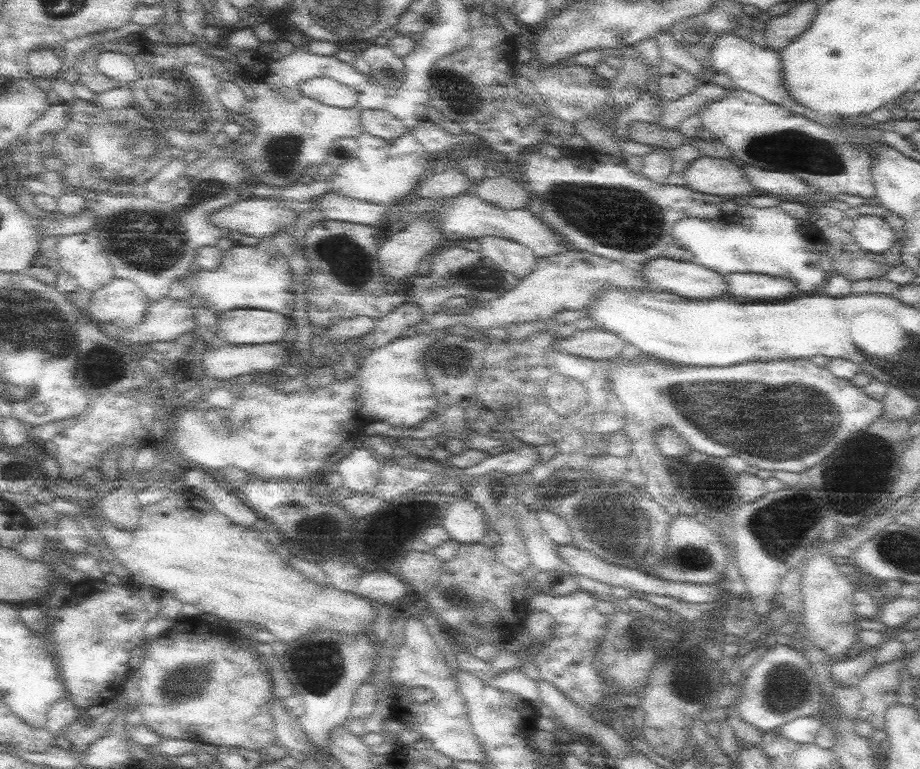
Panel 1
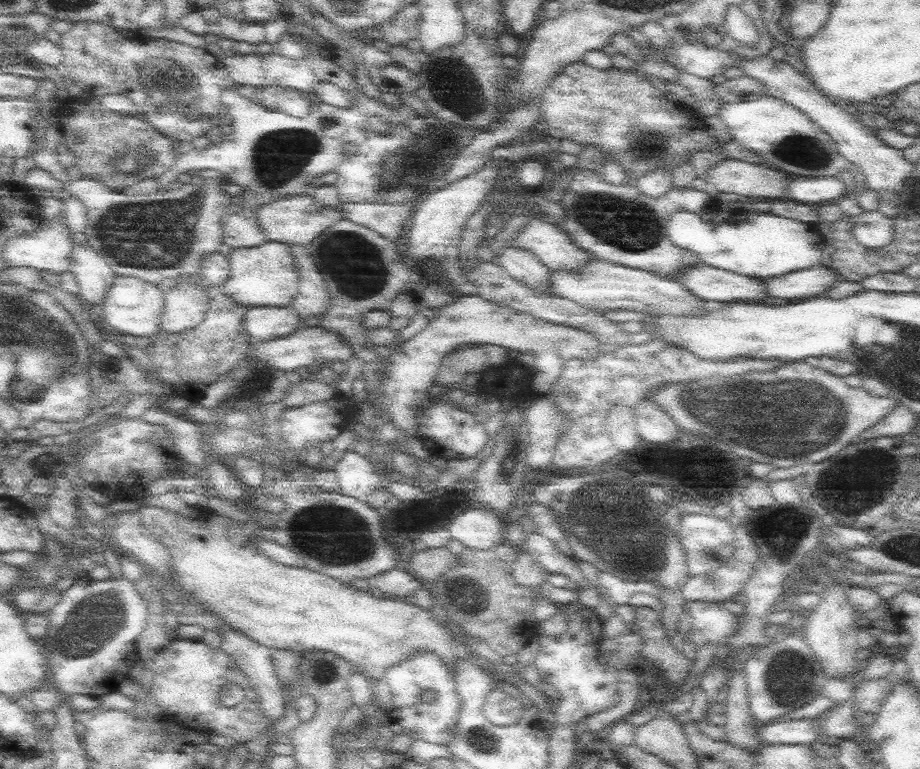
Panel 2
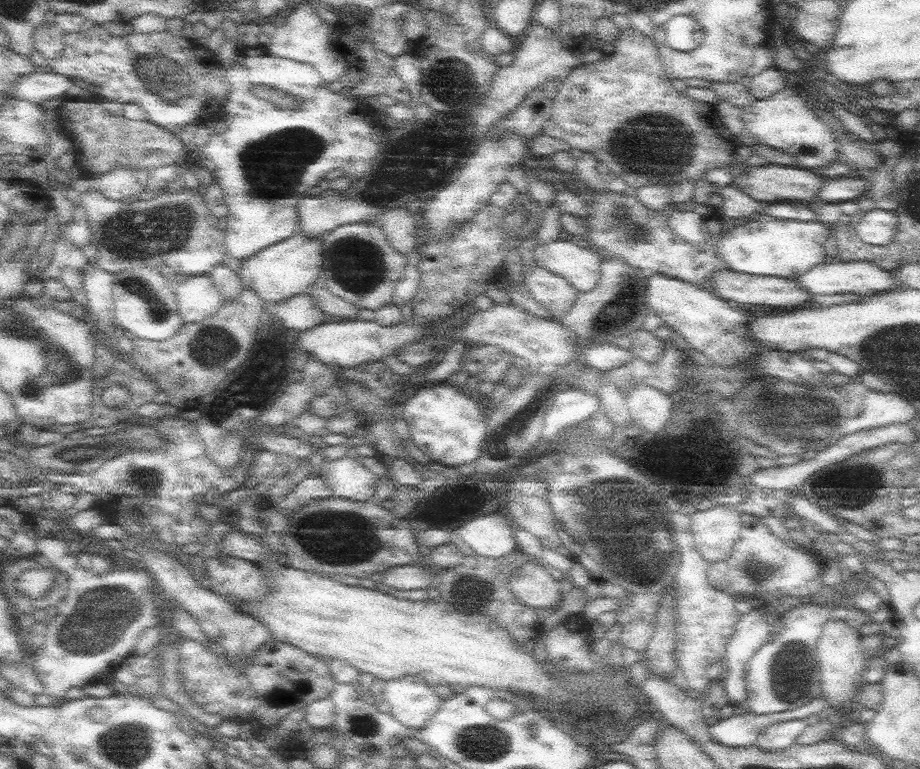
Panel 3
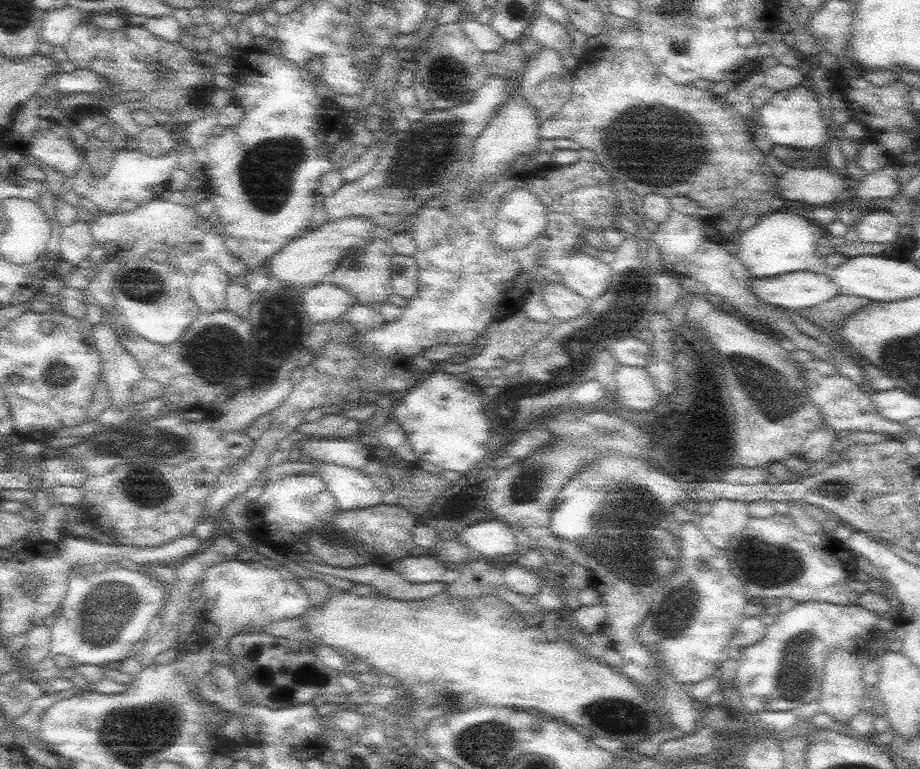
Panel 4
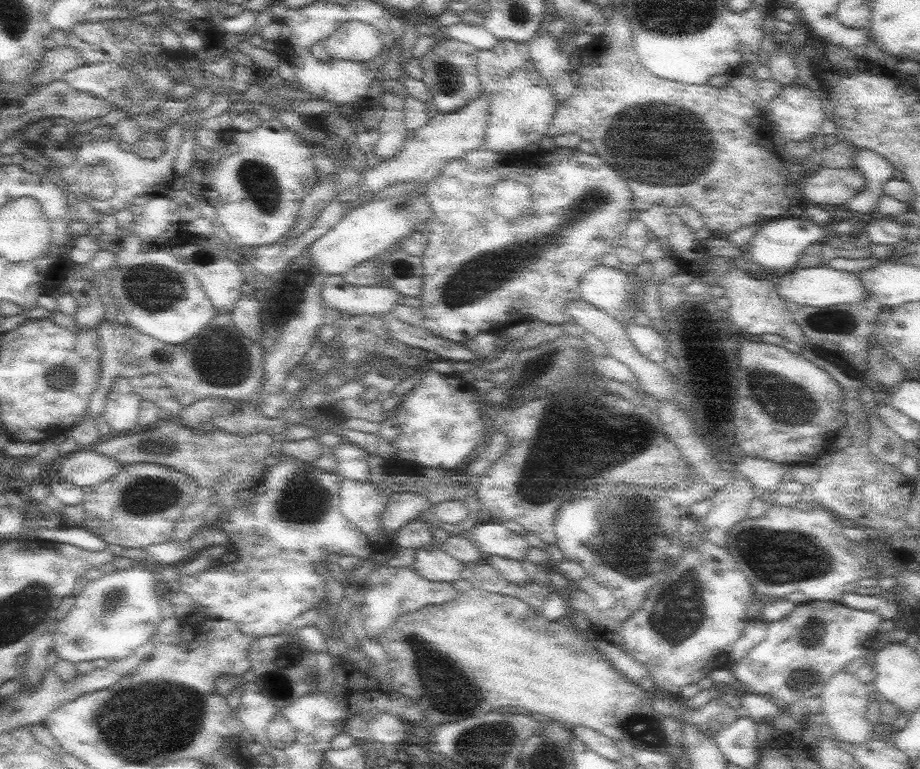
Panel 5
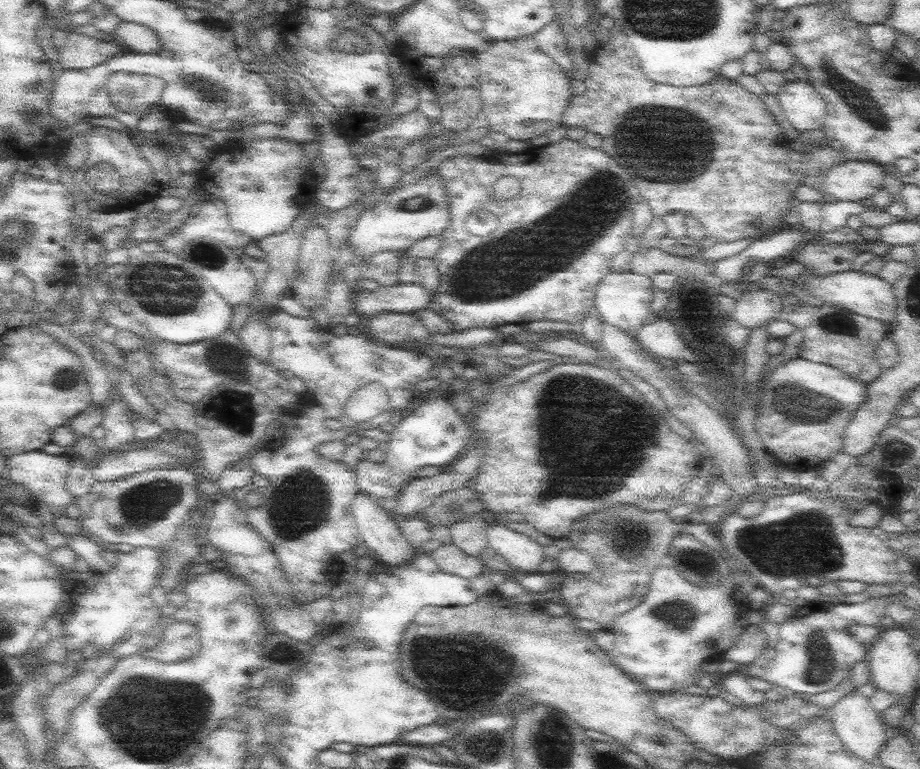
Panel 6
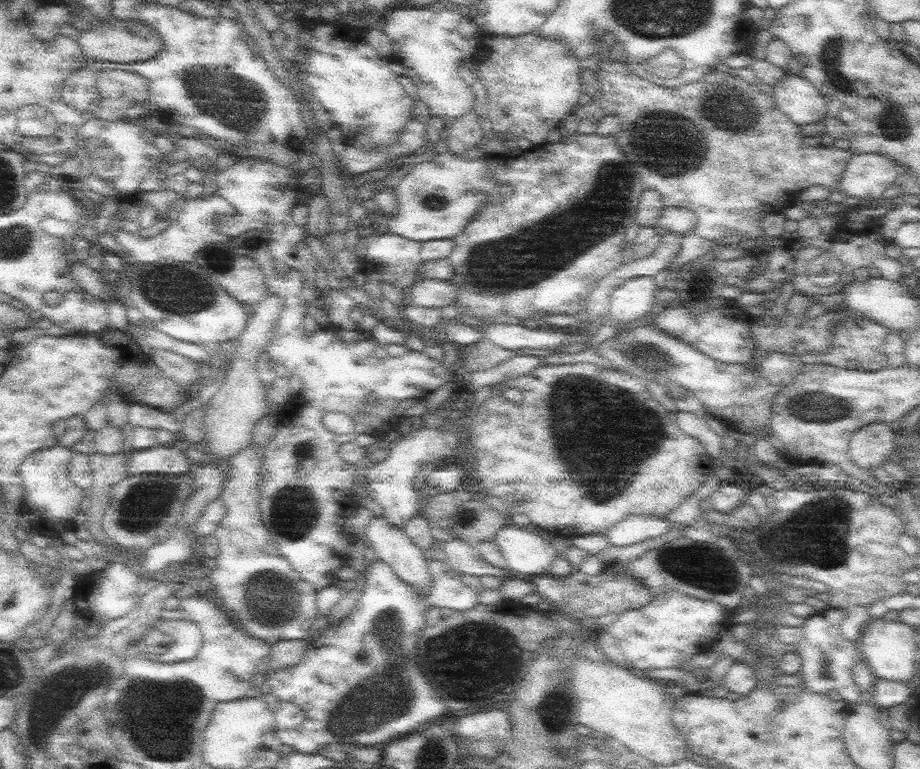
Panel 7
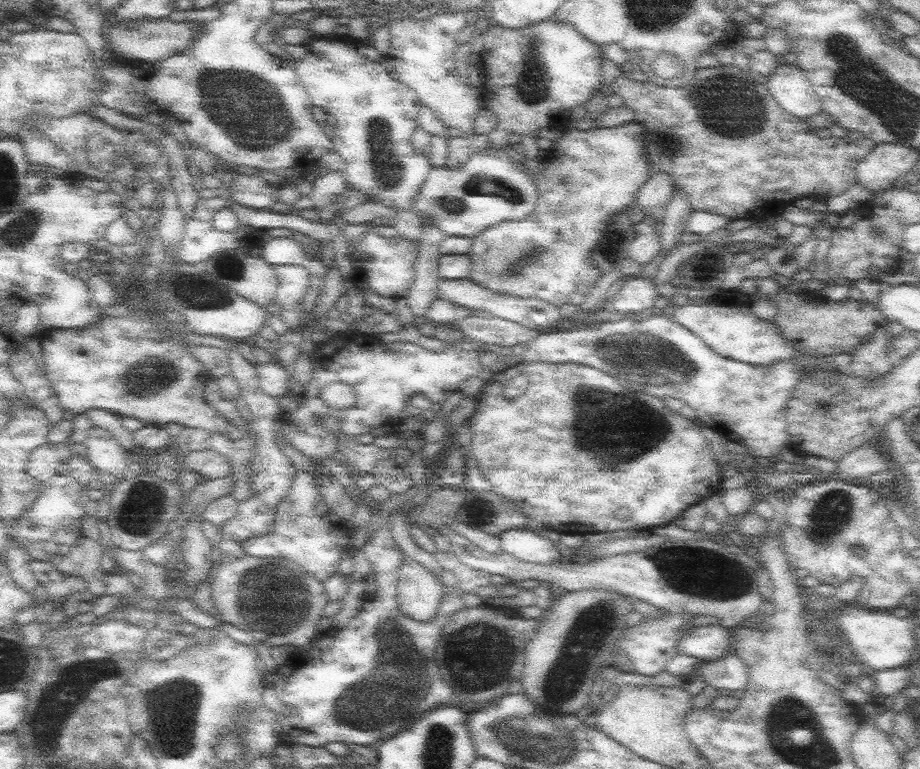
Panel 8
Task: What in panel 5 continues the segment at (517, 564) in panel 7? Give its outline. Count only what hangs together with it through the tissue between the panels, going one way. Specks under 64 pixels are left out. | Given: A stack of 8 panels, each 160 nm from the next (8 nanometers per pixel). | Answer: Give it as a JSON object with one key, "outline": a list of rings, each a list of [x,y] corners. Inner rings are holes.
{"outline":[[[478,524],[471,531],[471,536],[484,556],[500,556],[522,562],[527,558],[528,540],[504,524]]]}

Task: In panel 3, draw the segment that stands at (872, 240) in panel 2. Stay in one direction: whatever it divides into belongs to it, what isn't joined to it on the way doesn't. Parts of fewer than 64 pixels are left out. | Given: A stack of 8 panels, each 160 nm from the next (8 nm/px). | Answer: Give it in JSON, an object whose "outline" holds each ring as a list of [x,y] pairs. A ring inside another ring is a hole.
{"outline":[[[874,208],[856,225],[857,235],[869,245],[884,246],[892,242],[899,229],[899,216],[895,210]]]}

